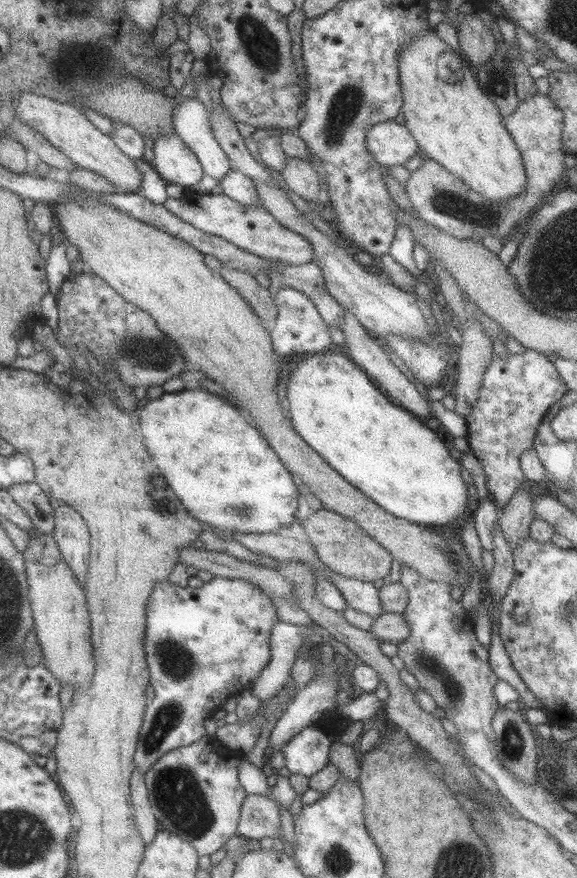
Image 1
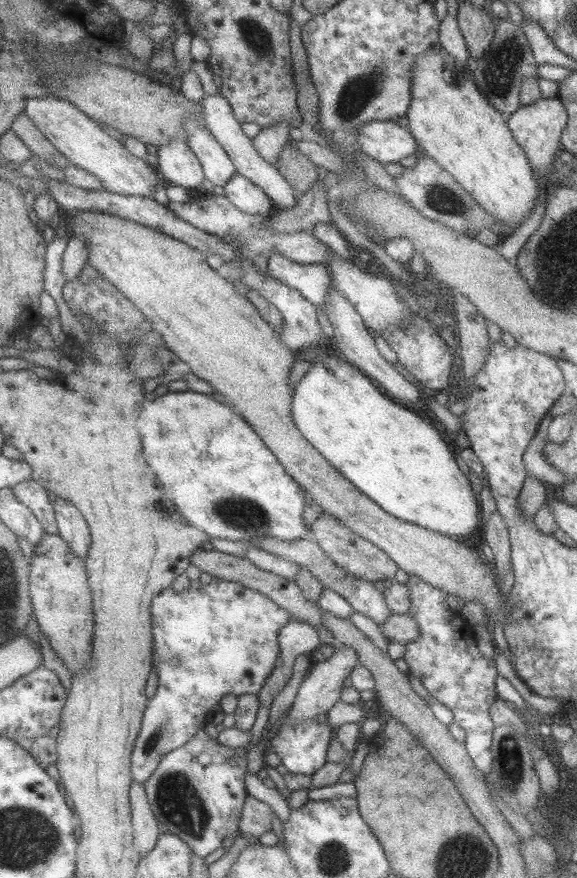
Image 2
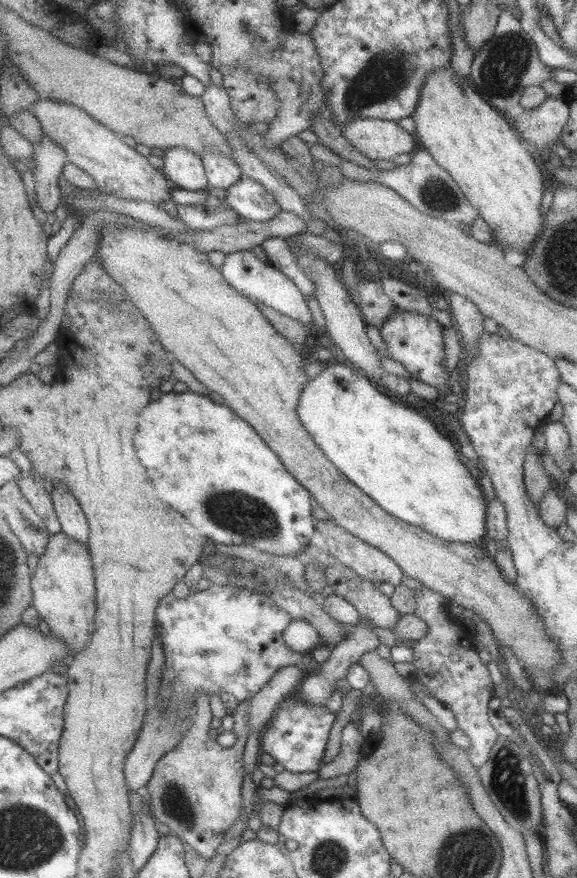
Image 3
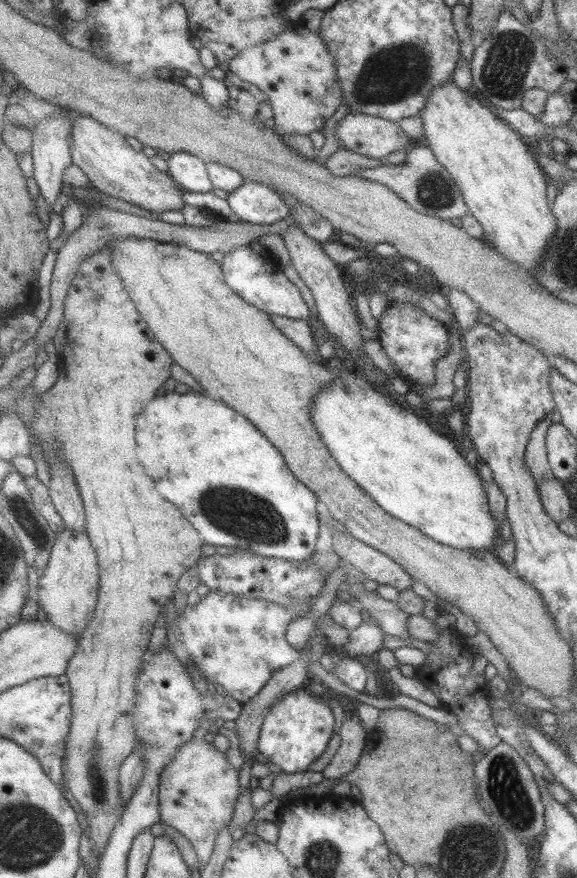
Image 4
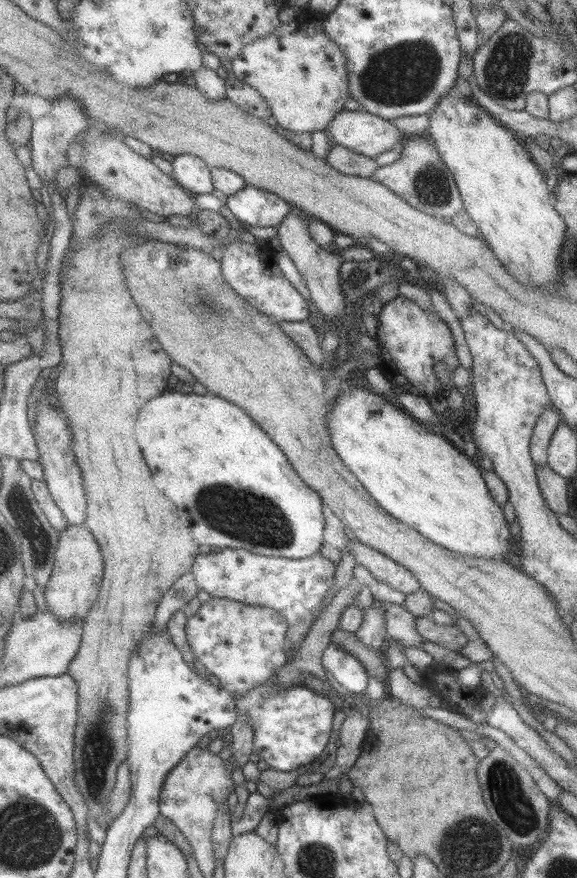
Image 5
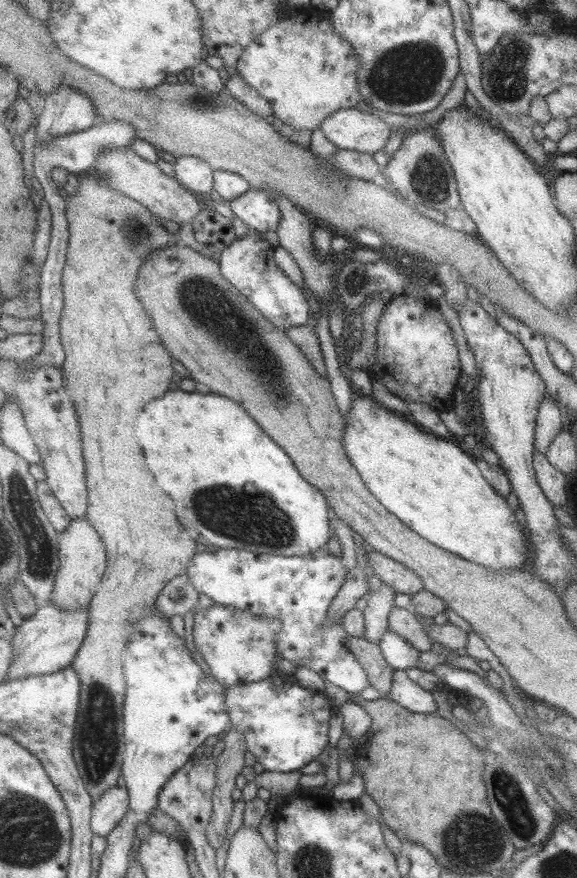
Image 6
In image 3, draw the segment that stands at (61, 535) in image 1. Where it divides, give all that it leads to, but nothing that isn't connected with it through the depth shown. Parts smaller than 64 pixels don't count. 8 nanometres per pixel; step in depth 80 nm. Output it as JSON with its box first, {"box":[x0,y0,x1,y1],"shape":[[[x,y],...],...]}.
{"box":[50,484,89,545],"shape":[[[55,484],[53,488],[50,499],[60,524],[60,531],[65,536],[87,545],[89,531],[82,508],[62,484]]]}

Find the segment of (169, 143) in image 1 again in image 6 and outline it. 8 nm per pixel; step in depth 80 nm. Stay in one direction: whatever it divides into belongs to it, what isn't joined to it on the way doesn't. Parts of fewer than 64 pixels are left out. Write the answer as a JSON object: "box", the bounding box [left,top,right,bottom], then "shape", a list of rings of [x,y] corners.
{"box":[173,156,212,194],"shape":[[[194,156],[176,157],[173,164],[175,181],[194,194],[211,192],[212,169]]]}

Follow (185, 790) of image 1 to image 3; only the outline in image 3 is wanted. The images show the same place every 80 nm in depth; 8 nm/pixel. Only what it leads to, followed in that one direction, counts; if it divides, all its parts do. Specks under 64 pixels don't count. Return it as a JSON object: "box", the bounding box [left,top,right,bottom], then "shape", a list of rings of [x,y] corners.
{"box":[144,692,250,860],"shape":[[[198,692],[195,715],[183,738],[156,762],[151,778],[144,786],[148,796],[150,814],[155,821],[167,826],[169,833],[180,838],[205,860],[211,860],[223,835],[229,830],[241,812],[241,781],[243,780],[243,745],[249,734],[250,699],[237,703],[234,717],[236,743],[229,748],[219,746],[207,735],[212,717],[207,696]]]}

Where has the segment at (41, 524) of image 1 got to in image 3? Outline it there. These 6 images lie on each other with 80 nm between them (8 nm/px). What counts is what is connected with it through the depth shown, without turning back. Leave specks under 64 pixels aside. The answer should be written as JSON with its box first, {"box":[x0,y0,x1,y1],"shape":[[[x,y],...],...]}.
{"box":[16,475,60,534],"shape":[[[24,475],[16,480],[20,494],[33,507],[33,510],[45,521],[49,534],[60,531],[60,524],[56,517],[50,494],[45,491],[41,481],[32,475]]]}

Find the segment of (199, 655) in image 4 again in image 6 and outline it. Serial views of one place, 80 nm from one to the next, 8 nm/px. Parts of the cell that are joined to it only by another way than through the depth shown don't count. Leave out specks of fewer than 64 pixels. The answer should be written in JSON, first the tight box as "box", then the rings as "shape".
{"box":[193,604,279,688],"shape":[[[211,604],[209,608],[199,608],[194,614],[193,646],[201,654],[201,658],[217,683],[227,688],[236,684],[259,682],[277,673],[276,663],[279,661],[275,654],[276,632],[279,631],[279,620],[269,620],[263,616],[251,616],[251,612],[240,611],[239,608],[223,607],[221,604]]]}

